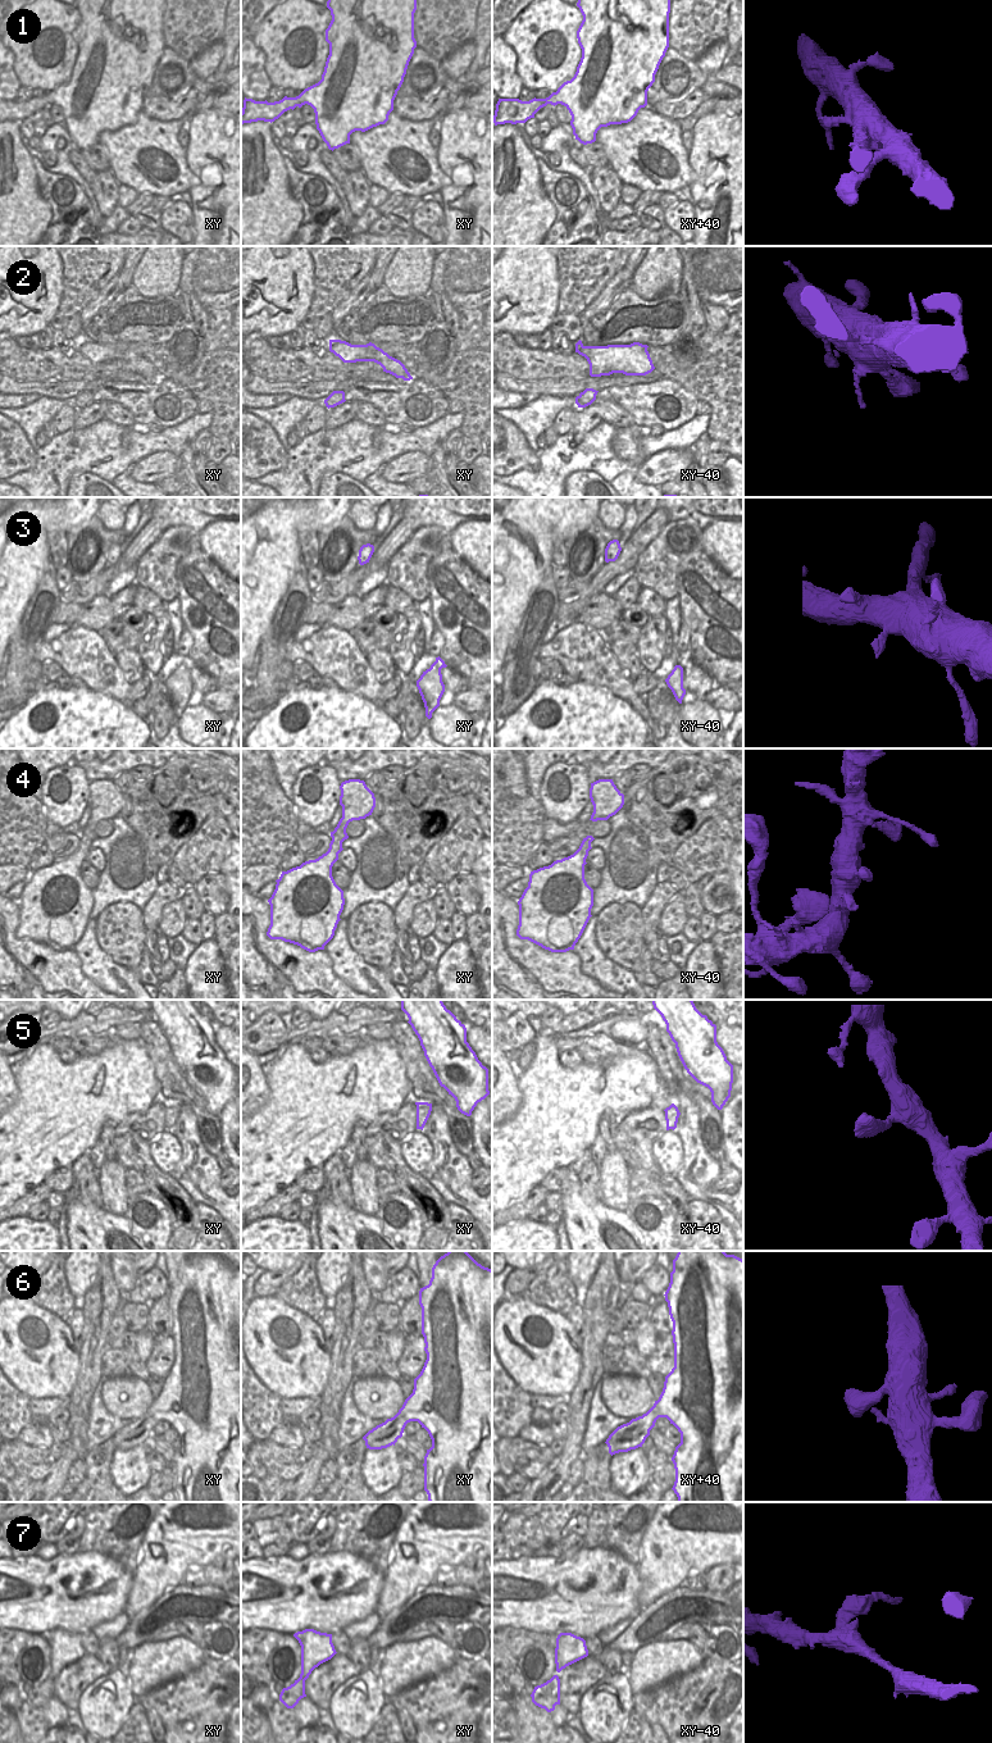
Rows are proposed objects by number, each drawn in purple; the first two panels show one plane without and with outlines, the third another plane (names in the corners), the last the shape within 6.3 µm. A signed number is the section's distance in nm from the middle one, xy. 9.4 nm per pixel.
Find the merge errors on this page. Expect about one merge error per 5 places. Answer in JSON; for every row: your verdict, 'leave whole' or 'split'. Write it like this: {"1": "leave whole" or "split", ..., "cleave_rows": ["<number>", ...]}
{"1": "leave whole", "2": "leave whole", "3": "leave whole", "4": "leave whole", "5": "leave whole", "6": "leave whole", "7": "split", "cleave_rows": ["7"]}

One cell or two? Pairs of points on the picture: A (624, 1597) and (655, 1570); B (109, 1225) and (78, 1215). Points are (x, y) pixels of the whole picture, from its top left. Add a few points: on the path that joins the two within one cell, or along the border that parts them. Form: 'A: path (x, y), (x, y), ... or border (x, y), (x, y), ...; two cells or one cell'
A: border (637, 1568), (641, 1609); two cells
B: path (101, 1225), (89, 1225), (86, 1223); one cell

